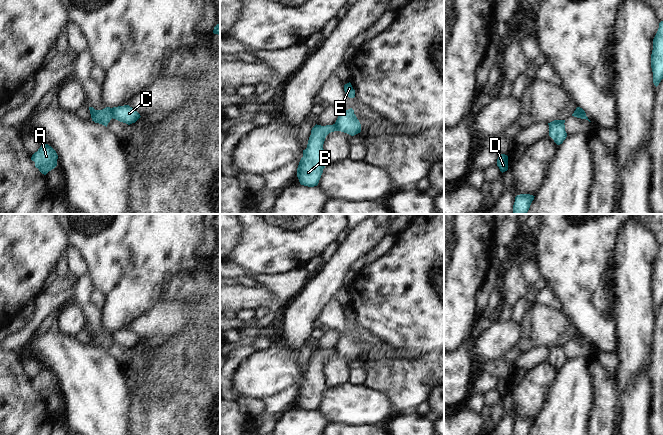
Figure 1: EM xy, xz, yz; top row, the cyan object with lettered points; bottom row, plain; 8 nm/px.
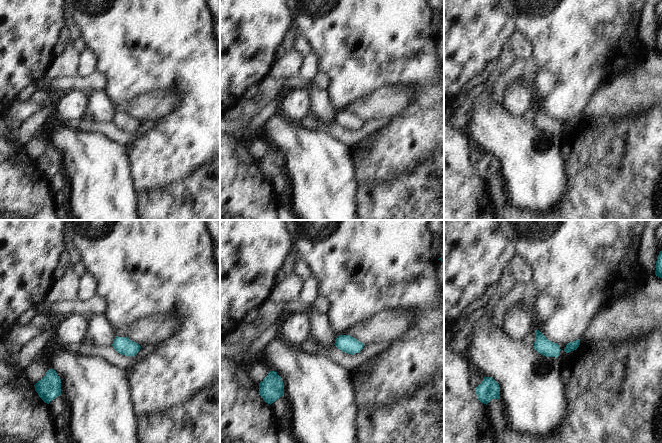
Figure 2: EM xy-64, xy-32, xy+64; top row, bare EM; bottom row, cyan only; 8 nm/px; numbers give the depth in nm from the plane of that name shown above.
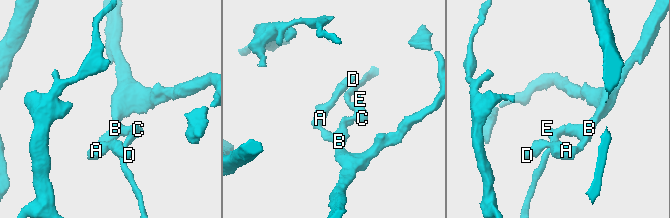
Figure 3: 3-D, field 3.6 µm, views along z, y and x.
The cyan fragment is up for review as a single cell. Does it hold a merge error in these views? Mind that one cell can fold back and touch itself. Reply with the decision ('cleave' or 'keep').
cleave

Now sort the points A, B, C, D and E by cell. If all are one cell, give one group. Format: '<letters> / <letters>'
A B D / C E

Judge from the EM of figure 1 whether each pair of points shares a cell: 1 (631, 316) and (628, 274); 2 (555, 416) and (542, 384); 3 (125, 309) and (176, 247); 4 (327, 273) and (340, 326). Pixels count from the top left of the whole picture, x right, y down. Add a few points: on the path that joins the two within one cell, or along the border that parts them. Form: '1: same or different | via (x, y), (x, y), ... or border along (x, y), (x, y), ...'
1: same | via (631, 306), (631, 284)
2: different | border along (556, 375), (545, 405), (536, 418)
3: same | via (134, 294), (166, 262)
4: different | border along (332, 297), (317, 316)

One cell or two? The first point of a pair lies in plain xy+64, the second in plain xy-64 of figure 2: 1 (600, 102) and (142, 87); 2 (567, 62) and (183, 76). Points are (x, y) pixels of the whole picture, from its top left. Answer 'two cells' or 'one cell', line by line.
1: two cells
2: one cell

